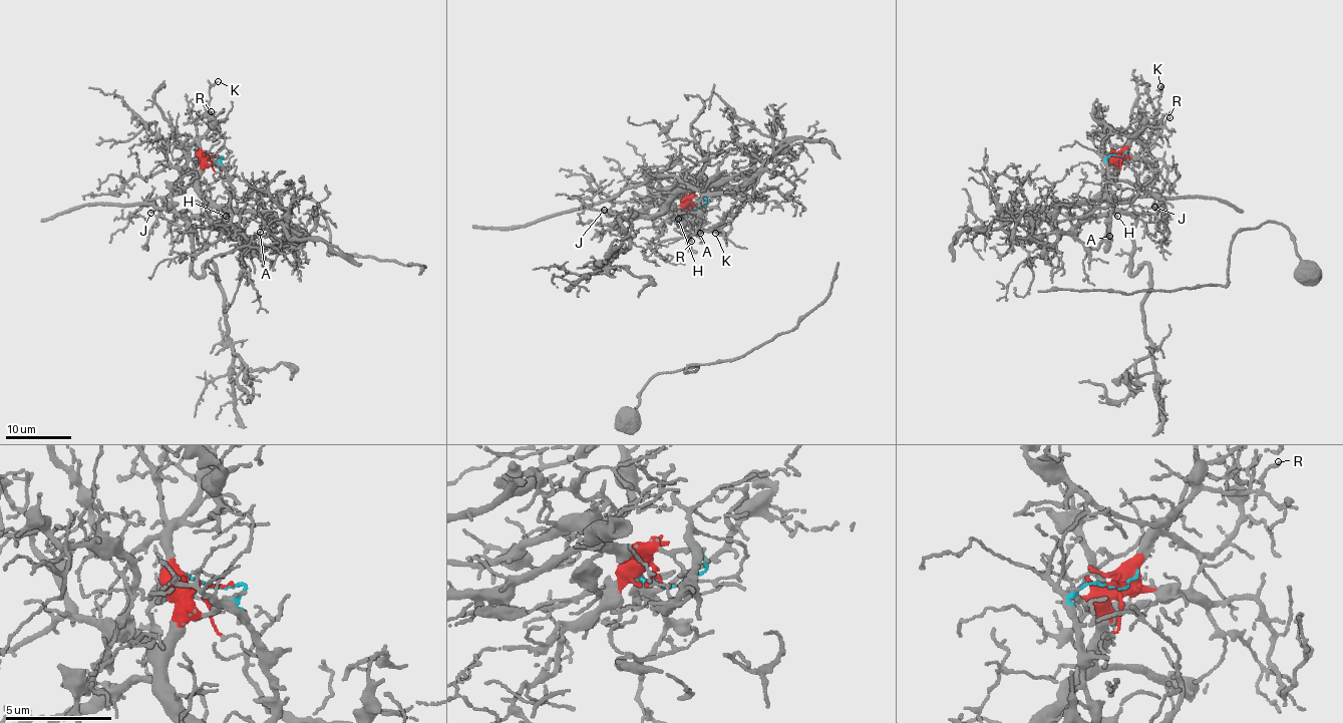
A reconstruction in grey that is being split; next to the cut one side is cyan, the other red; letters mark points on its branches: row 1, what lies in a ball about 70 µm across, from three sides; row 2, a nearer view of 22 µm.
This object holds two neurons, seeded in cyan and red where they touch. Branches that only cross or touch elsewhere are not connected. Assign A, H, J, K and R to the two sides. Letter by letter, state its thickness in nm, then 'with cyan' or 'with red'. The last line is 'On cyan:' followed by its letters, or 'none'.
A: 110 nm | with cyan
H: 100 nm | with cyan
J: 130 nm | with red
K: 140 nm | with red
R: 130 nm | with red
On cyan: A, H

